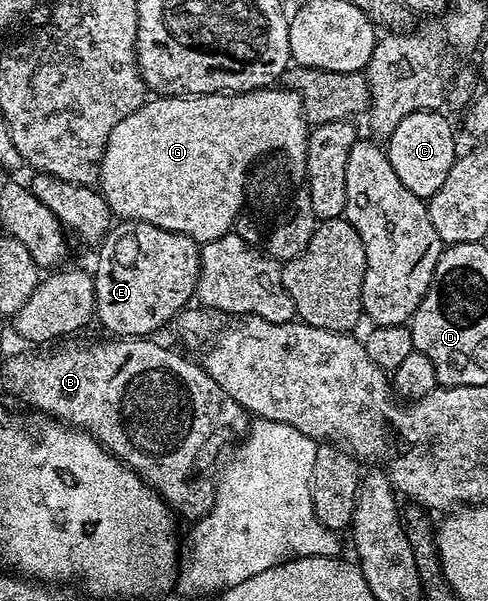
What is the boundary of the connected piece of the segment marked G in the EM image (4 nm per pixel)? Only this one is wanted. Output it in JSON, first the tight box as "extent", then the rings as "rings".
{"extent":[98,87,310,243],"rings":[[[287,87],[251,89],[249,93],[198,93],[183,97],[156,95],[151,99],[145,100],[144,104],[138,106],[130,115],[126,115],[126,119],[122,119],[122,123],[118,123],[118,127],[114,127],[110,131],[104,154],[100,160],[98,188],[104,194],[106,203],[111,207],[113,214],[117,218],[126,221],[145,221],[154,227],[162,227],[166,231],[174,231],[175,233],[192,237],[197,243],[213,241],[230,232],[233,226],[237,224],[236,216],[241,216],[240,181],[244,181],[244,165],[248,165],[248,161],[252,161],[252,157],[256,157],[256,153],[261,153],[265,149],[276,148],[277,145],[284,145],[285,148],[291,150],[295,149],[296,154],[300,155],[306,151],[308,146],[309,132],[310,122],[304,118],[302,99],[292,89]]]}

